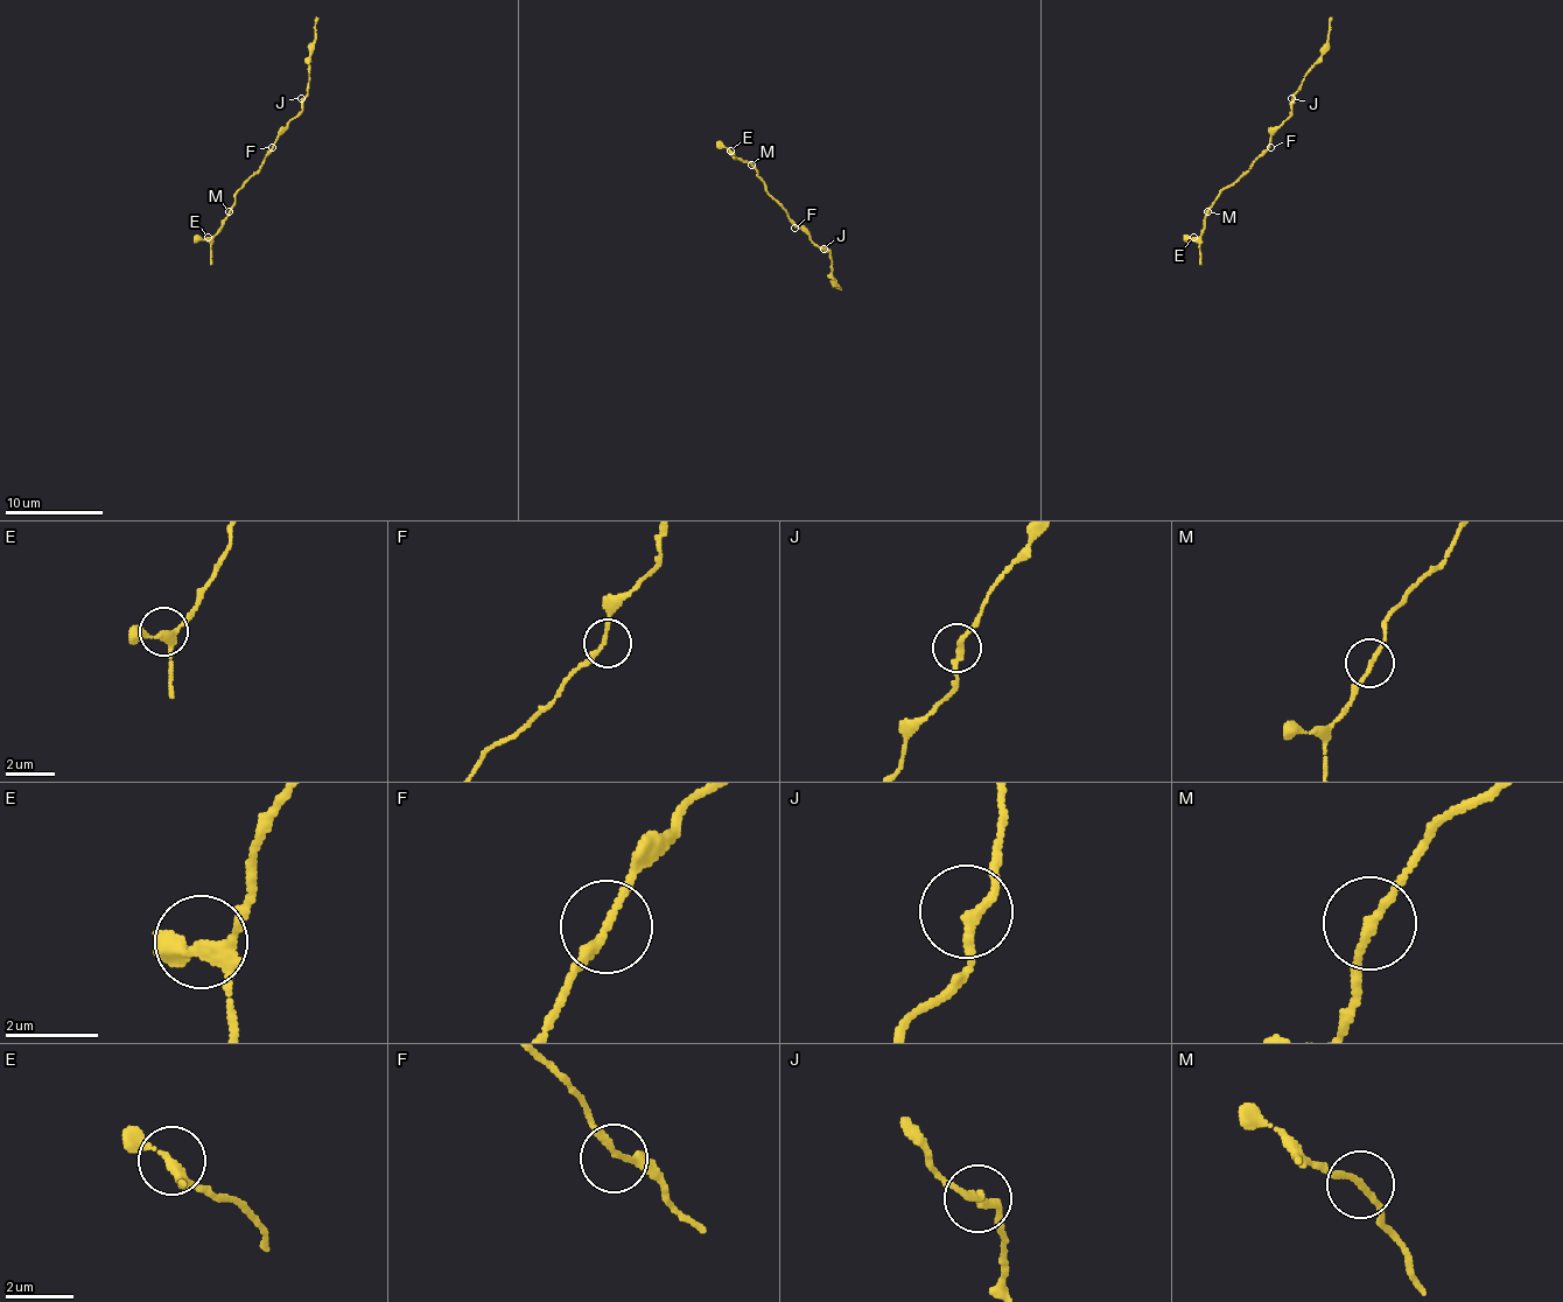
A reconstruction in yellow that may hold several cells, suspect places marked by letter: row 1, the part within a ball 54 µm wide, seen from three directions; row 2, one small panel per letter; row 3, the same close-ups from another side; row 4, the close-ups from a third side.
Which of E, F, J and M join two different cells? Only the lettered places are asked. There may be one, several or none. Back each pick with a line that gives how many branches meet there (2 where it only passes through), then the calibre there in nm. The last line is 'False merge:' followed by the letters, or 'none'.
False merge: none

